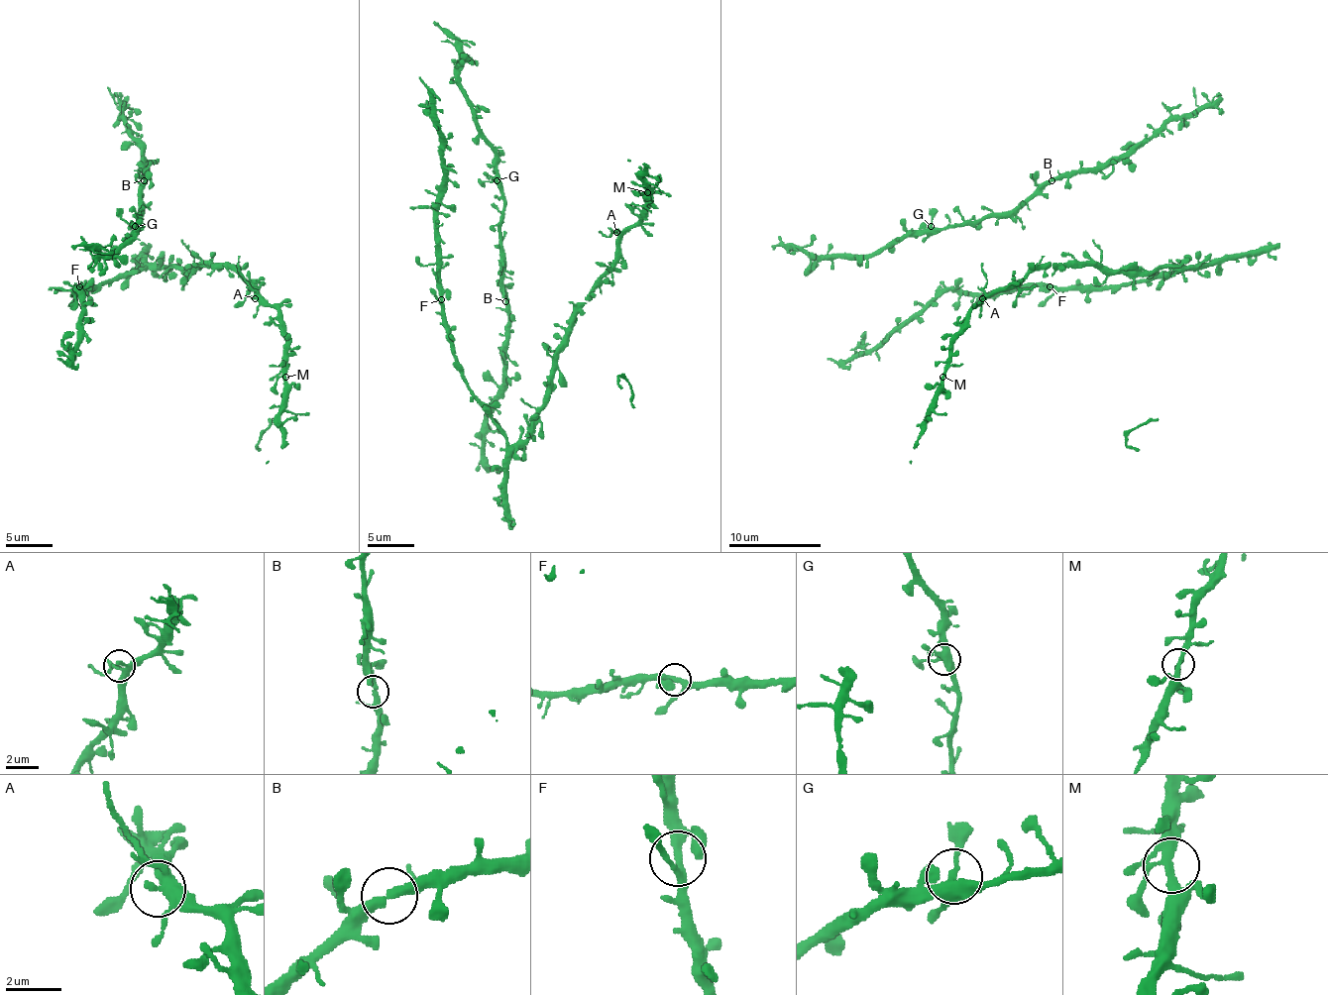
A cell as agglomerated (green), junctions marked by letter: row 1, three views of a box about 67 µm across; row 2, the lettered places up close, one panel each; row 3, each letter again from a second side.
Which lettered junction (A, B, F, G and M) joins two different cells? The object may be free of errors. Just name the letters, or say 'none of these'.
none of these

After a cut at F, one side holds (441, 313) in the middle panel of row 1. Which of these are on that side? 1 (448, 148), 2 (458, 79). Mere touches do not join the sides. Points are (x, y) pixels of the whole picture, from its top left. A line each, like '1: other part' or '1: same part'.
1: other part
2: same part

